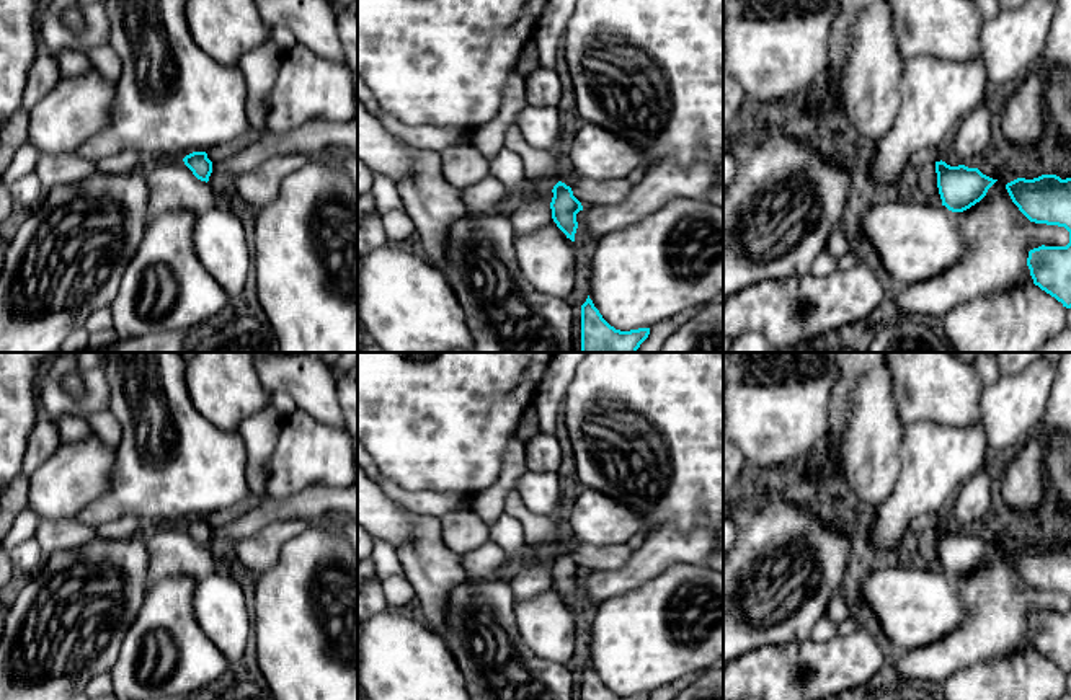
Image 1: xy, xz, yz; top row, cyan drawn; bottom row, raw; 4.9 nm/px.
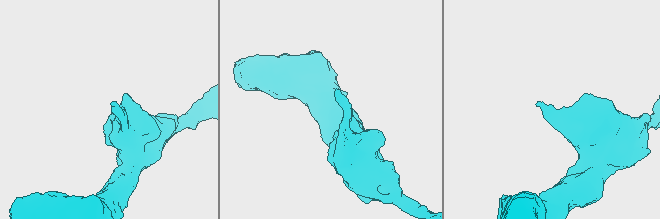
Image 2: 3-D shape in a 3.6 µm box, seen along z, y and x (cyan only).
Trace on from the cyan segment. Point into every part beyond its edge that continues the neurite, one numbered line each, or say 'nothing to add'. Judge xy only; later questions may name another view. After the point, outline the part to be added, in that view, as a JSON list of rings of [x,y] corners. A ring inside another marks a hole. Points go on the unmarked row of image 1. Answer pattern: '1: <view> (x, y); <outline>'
nothing to add

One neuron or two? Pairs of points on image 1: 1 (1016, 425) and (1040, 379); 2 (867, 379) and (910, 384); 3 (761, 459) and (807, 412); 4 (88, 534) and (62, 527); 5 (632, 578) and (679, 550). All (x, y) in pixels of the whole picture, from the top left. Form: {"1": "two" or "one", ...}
{"1": "one", "2": "two", "3": "one", "4": "one", "5": "one"}

